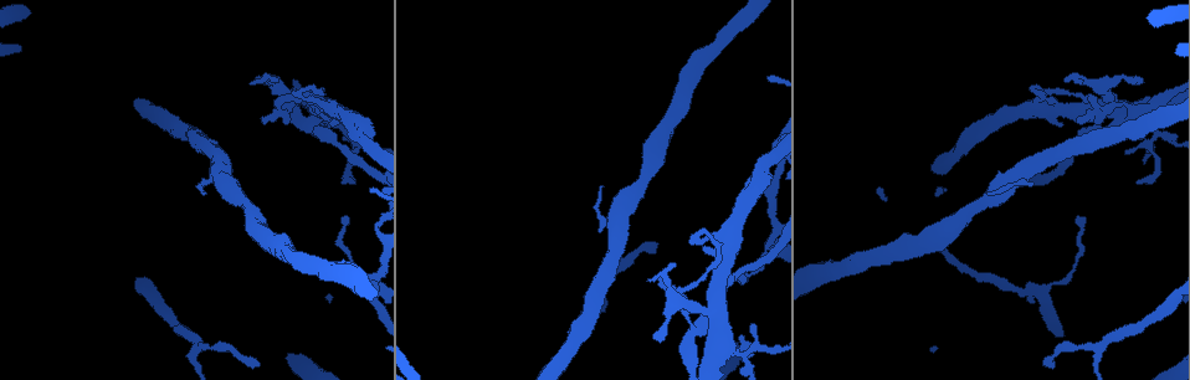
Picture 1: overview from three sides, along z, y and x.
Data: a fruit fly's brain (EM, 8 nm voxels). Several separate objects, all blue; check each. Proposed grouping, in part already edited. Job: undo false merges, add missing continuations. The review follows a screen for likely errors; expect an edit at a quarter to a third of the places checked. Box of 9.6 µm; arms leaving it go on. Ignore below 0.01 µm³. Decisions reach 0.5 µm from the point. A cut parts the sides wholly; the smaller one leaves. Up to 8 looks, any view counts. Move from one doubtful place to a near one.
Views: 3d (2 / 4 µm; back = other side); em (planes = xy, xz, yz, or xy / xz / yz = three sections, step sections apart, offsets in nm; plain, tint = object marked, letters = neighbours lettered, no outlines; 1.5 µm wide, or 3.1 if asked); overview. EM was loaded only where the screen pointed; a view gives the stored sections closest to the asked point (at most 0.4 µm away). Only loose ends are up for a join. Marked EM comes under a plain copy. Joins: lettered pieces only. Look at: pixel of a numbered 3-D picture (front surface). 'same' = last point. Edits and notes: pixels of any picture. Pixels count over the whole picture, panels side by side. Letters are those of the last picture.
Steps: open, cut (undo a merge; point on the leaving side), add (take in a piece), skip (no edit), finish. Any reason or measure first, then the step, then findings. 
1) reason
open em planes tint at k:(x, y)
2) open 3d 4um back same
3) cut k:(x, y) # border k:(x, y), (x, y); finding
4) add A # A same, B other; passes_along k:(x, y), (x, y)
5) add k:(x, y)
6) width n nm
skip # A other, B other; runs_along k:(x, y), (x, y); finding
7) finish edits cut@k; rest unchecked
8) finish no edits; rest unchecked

branch stops here
open 3d 2um at 1:(1142, 82)

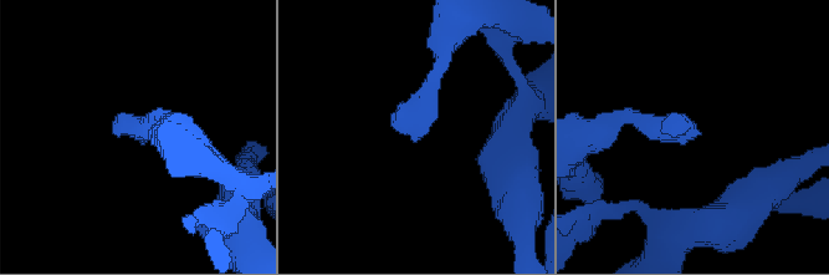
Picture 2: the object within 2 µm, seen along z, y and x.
need the tissue
open em planes letters at 2:(130, 131)

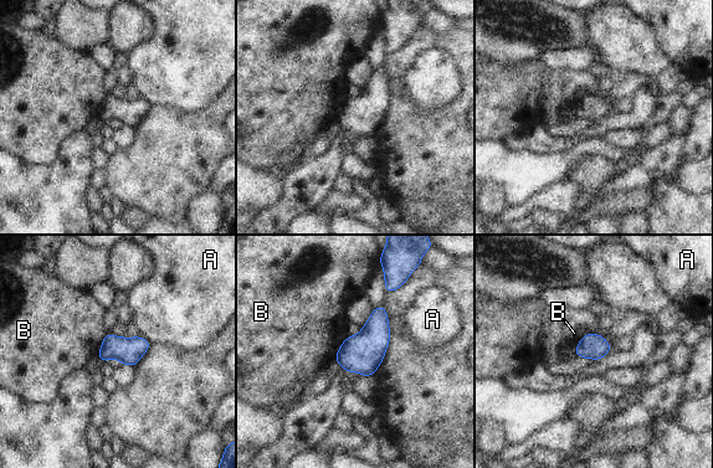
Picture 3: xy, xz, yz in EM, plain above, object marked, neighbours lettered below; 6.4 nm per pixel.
width 160 nm
skip # A other, B other; border 3:(107, 332), (96, 355); none of them fits

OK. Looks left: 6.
thin end
open 3d 4um at 1:(259, 363)

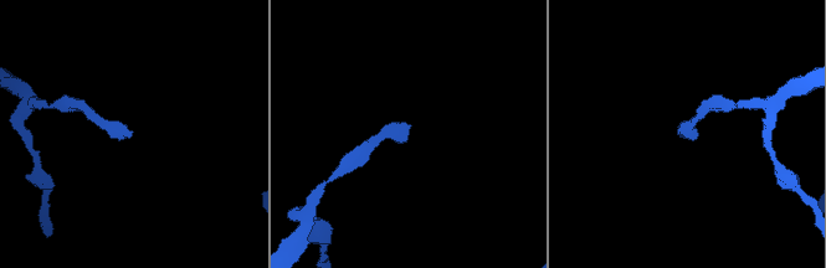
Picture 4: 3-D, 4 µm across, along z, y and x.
now the EM
open em xz step 4 letters at 4:(407, 124)

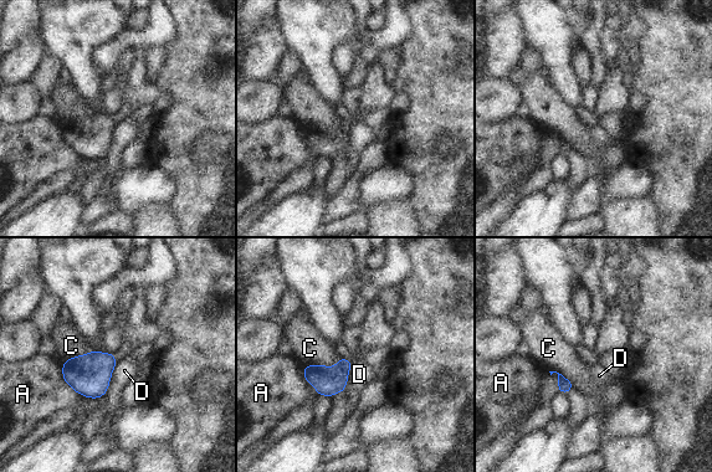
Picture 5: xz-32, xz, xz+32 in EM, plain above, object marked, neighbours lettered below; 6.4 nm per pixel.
width 130 nm; longest_contact A 360 nm
skip # A other, C other, D other; no lettered piece goes on from it

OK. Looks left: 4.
an open end
open em xy step 4 tint at 1:(989, 194)

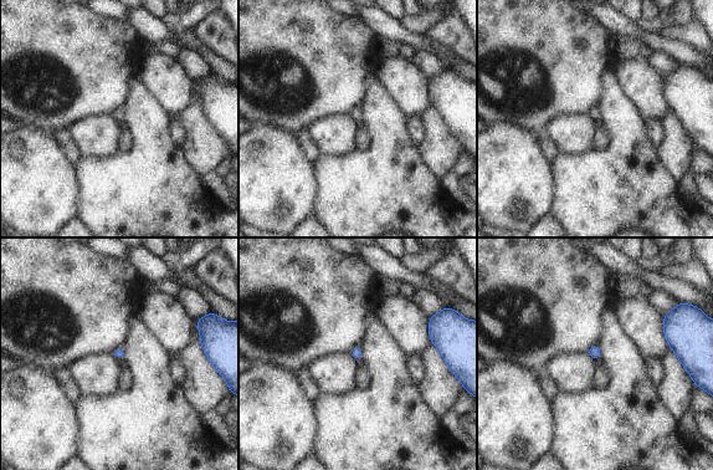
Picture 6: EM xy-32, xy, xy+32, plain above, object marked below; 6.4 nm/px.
another direction
open em planes letters same

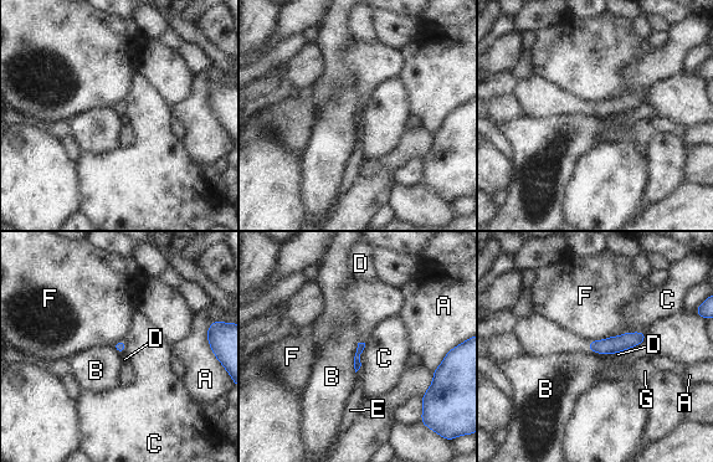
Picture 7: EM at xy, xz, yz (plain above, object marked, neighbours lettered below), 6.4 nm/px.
skip # A other, B other, C other, D other, E other, F other, G other; runs_along 7:(642, 337), (591, 348); no lettered piece goes on from it

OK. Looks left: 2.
finish no edits; rest unchecked

